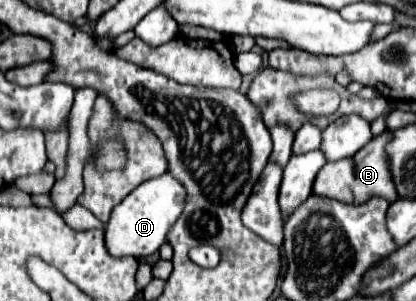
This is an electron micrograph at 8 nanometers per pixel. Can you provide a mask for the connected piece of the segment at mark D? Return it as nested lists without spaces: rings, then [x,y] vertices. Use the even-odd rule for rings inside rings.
[[[170,172],[156,176],[152,180],[146,180],[136,190],[132,190],[112,212],[110,224],[106,230],[106,246],[110,246],[110,252],[114,256],[134,256],[134,258],[146,258],[154,254],[164,242],[182,214],[186,204],[186,190]]]

